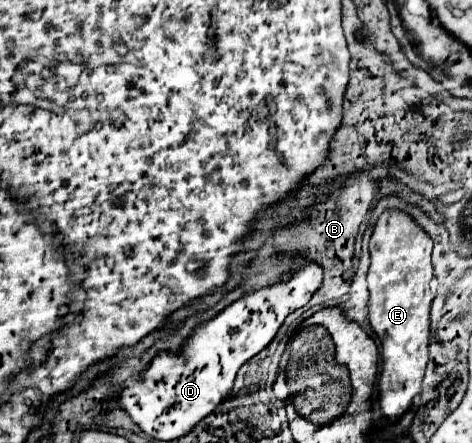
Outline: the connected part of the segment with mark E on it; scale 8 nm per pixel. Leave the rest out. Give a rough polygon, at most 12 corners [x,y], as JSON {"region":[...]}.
{"region":[[379,217],[369,323],[383,347],[379,407],[395,423],[429,361],[433,239]]}

